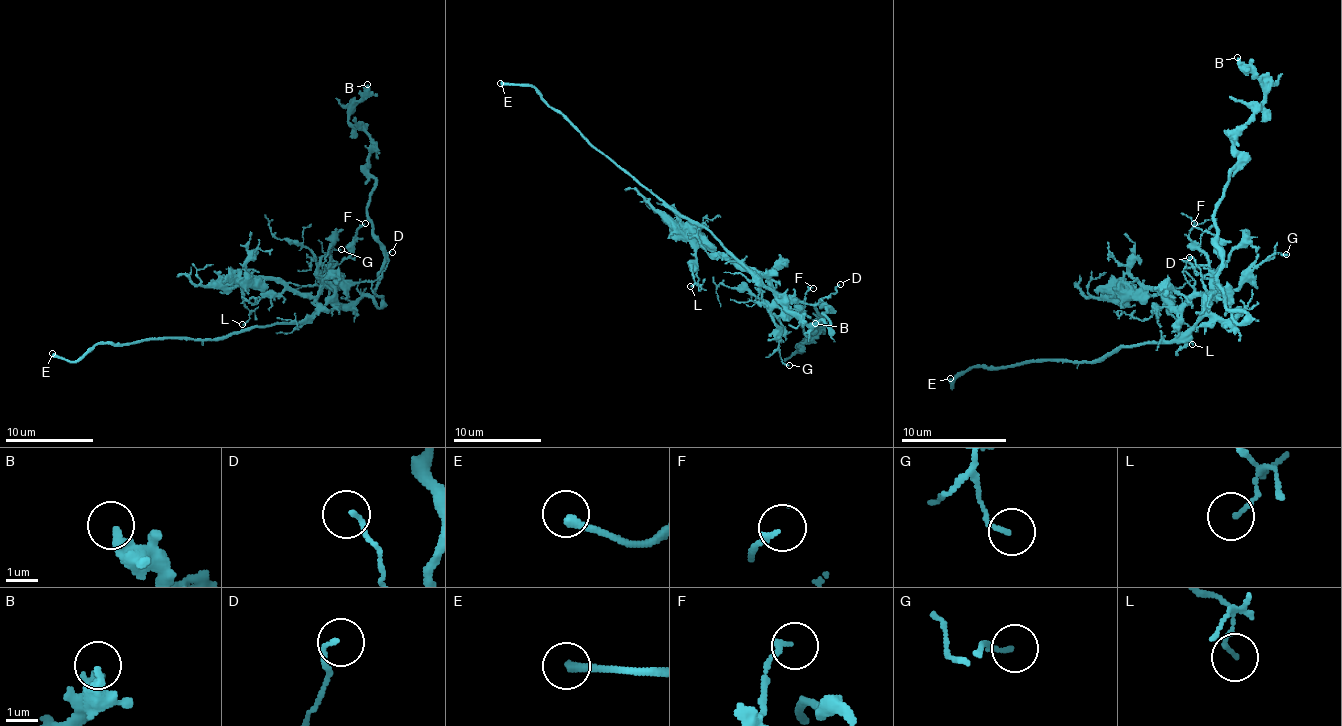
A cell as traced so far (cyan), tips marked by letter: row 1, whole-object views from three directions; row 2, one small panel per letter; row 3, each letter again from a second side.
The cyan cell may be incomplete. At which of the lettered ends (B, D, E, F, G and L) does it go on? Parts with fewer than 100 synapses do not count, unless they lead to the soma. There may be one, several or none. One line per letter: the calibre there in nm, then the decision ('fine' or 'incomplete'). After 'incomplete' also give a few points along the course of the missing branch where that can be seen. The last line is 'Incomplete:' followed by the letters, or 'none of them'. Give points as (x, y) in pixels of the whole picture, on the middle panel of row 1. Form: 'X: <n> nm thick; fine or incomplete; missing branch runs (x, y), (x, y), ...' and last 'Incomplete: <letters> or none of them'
B: 280 nm thick; fine
D: 130 nm thick; fine
E: 280 nm thick; incomplete
F: 170 nm thick; fine
G: 130 nm thick; fine
L: 140 nm thick; fine
Incomplete: E

